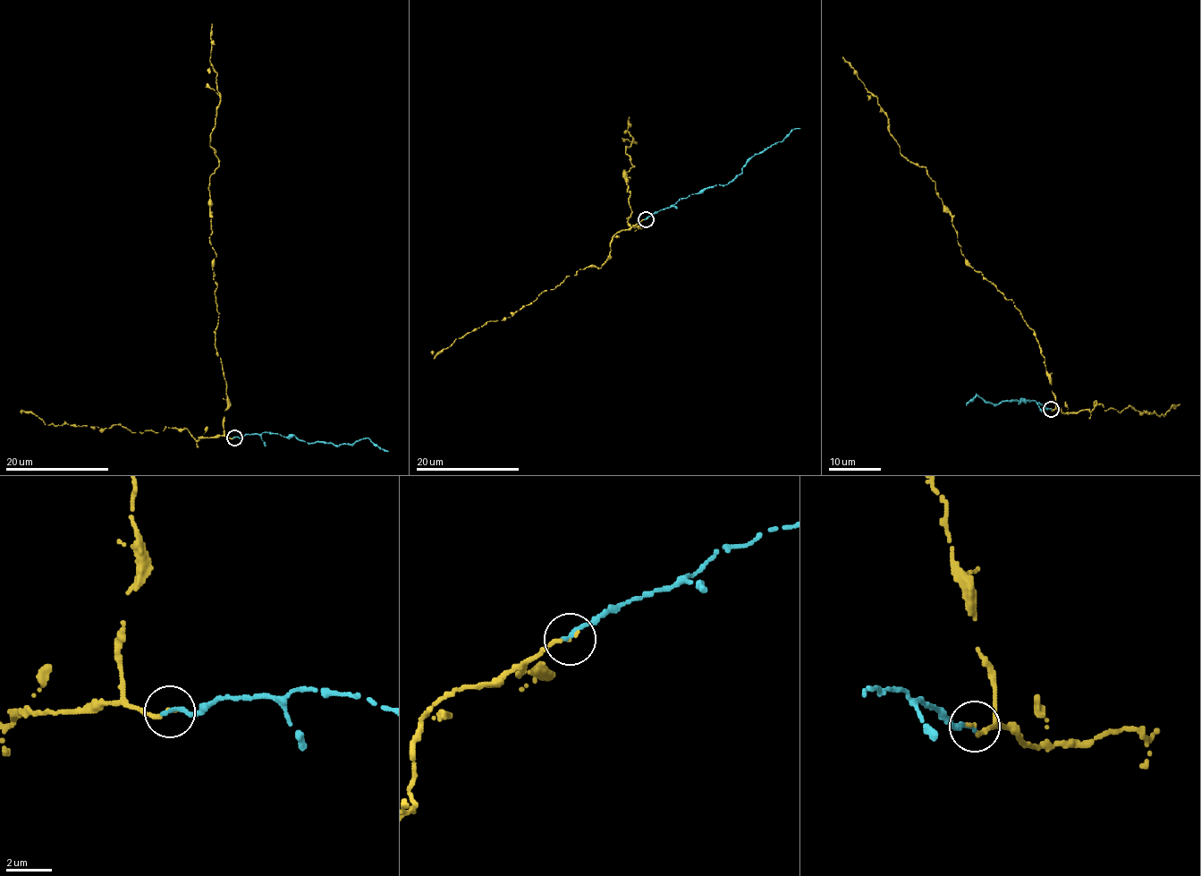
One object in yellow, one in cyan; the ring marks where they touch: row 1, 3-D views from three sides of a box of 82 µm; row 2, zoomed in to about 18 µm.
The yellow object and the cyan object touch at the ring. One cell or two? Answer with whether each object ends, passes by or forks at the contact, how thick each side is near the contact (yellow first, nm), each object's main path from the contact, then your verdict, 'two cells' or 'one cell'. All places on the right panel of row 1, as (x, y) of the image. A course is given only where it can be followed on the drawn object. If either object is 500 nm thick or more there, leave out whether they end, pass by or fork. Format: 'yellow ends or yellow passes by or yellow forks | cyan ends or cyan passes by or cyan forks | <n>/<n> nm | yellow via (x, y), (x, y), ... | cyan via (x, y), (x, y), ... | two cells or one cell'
yellow ends | cyan ends | 200/200 nm | yellow via (1051, 408), (1054, 394), (1034, 331), (1013, 301), (961, 254), (935, 182), (900, 154), (886, 113), (842, 57) | cyan via (1051, 408), (1032, 400), (1020, 400), (1019, 403), (1015, 399), (1005, 400), (995, 404), (976, 395), (966, 405) | one cell

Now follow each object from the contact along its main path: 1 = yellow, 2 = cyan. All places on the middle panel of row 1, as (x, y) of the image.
1: (646, 219), (629, 225), (623, 171), (634, 166), (625, 153), (636, 143), (629, 116)
2: (646, 219), (672, 206), (680, 198), (732, 181), (756, 153), (782, 140), (793, 129), (799, 128)

